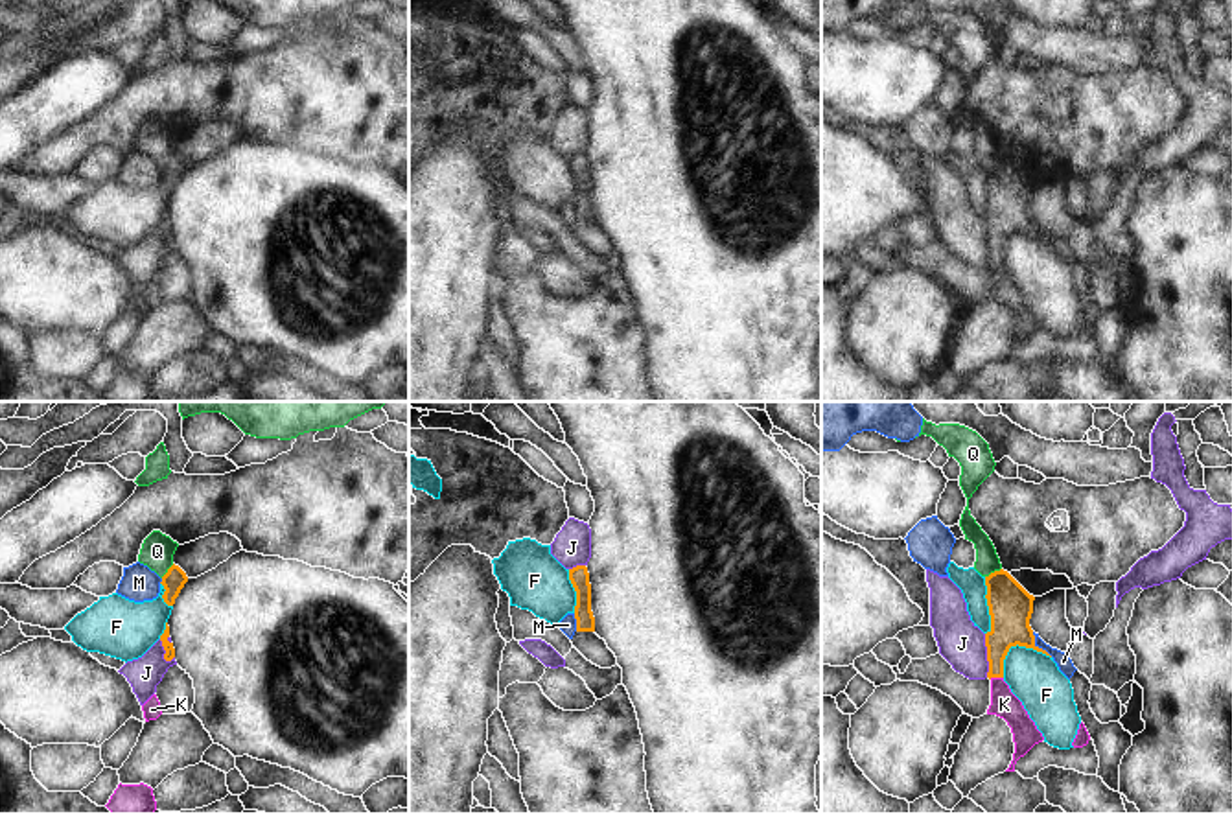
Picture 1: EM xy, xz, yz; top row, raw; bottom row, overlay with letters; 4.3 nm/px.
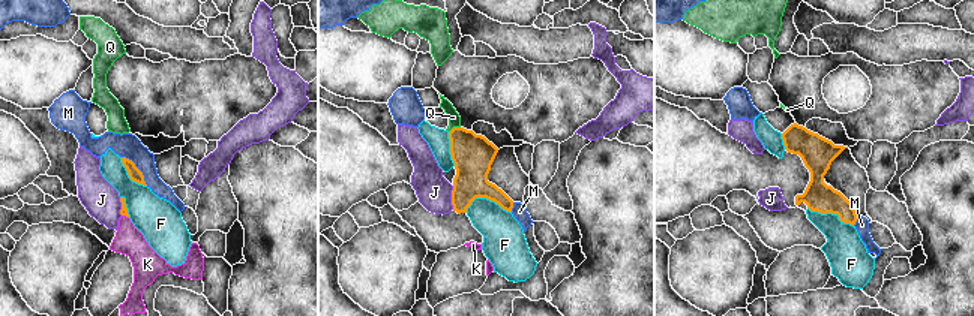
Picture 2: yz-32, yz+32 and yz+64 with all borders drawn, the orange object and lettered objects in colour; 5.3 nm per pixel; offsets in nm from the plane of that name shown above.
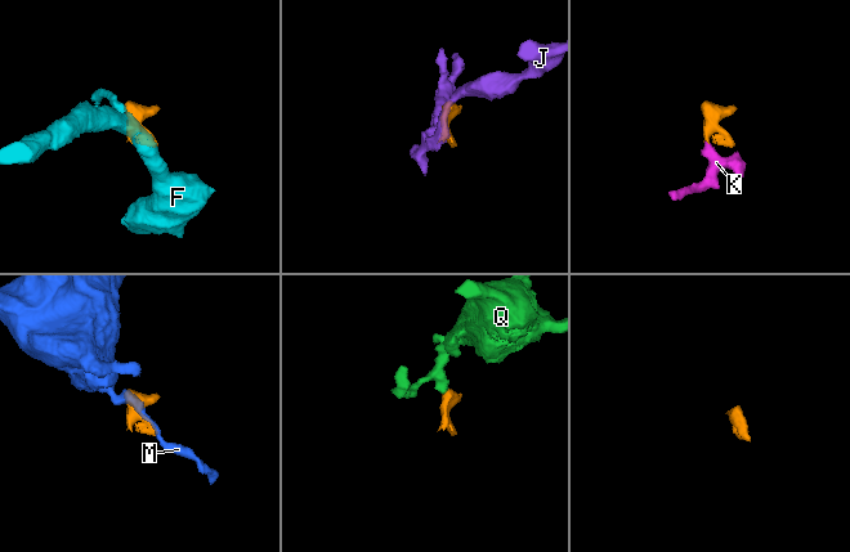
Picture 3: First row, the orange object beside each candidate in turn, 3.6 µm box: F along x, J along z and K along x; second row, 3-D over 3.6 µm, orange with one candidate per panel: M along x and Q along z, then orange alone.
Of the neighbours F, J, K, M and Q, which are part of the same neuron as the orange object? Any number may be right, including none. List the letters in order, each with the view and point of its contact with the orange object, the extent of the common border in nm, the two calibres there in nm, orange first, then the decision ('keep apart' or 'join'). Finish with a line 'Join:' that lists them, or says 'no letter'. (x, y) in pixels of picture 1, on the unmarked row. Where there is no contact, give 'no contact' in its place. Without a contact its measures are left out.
F: yz (1015, 232) | 240 nm | 190/220 nm | keep apart
J: yz (987, 244) | 190 nm | 190/200 nm | keep apart
K: yz (995, 264) | 60 nm | 180/120 nm | join
M: yz (1037, 234) | 140 nm | 190/70 nm | keep apart
Q: yz (995, 159) | 80 nm | 190/100 nm | keep apart
Join: K

